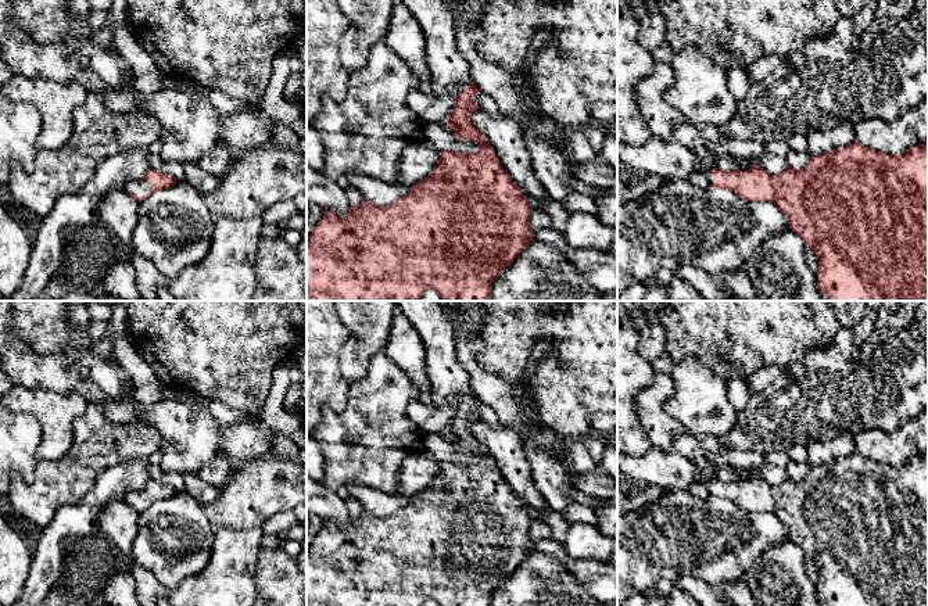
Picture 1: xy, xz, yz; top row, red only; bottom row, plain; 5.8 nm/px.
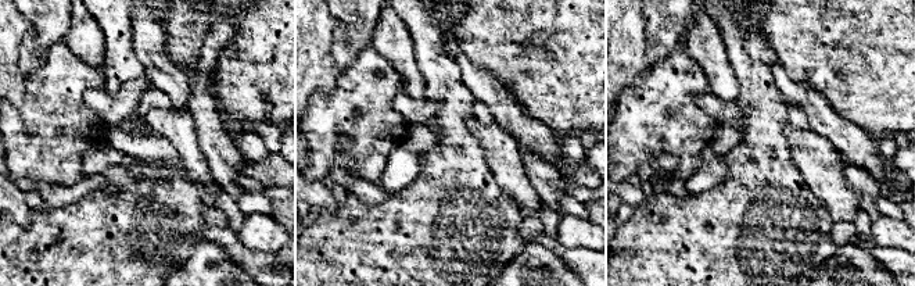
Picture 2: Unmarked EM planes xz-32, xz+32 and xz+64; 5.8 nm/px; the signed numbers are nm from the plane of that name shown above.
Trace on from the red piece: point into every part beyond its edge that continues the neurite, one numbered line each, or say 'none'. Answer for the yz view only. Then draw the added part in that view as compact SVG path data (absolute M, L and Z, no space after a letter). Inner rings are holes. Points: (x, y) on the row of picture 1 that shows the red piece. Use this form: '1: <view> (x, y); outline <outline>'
1: yz (702, 179); outline M696 171L691 175L689 182L702 190L712 190L713 173L710 171Z

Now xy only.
1: xy (140, 187); outline M143 179L133 180L128 183L126 187L129 191L135 193L137 197L144 197L151 189L151 186Z

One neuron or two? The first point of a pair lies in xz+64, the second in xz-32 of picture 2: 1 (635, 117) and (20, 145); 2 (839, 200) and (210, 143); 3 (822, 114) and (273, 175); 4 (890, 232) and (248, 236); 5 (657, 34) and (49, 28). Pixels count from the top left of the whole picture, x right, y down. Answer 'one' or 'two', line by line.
1: one
2: two
3: two
4: one
5: one

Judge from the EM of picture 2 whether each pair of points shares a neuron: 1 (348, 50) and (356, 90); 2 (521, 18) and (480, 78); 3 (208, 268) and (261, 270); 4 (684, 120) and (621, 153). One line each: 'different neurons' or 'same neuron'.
1: different neurons
2: different neurons
3: different neurons
4: same neuron

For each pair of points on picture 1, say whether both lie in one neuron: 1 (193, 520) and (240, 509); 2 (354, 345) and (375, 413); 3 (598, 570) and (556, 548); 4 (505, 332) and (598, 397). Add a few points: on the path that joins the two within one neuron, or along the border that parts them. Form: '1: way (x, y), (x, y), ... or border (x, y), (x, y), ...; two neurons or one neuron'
1: border (201, 505), (214, 533); two neurons
2: border (382, 350), (372, 358), (368, 369), (350, 384); two neurons
3: way (587, 570), (577, 569), (566, 559); one neuron
4: way (534, 330), (558, 330), (595, 368); one neuron

